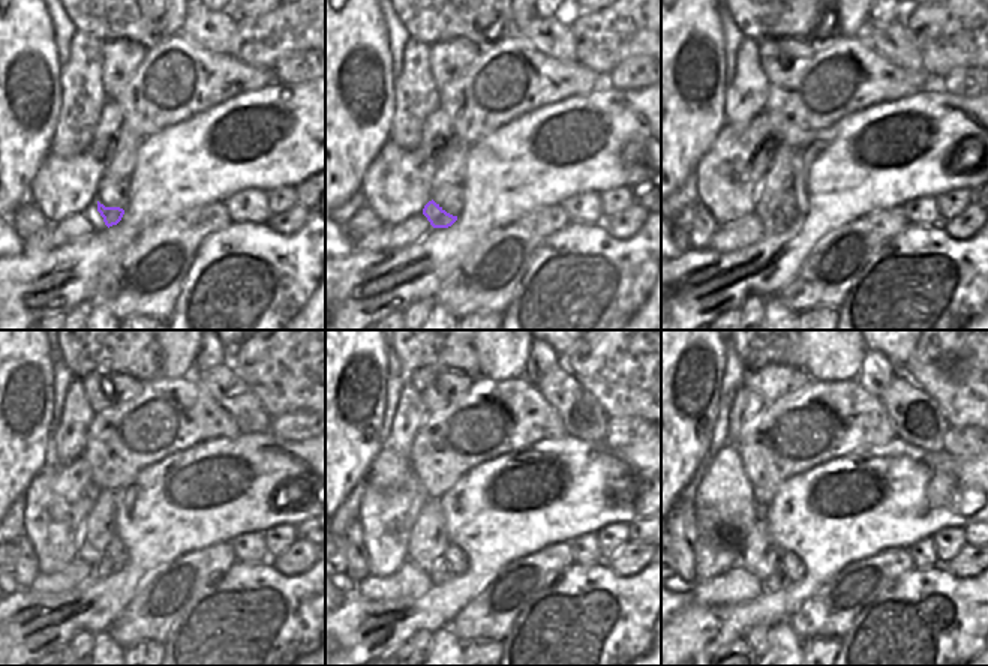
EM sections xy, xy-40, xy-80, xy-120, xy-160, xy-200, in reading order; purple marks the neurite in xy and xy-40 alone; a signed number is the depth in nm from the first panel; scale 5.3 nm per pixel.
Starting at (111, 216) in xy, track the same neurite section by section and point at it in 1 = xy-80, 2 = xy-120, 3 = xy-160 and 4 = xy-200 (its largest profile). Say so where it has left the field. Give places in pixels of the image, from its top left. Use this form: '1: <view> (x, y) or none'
1: xy-80 (775, 224)
2: xy-120 (104, 567)
3: xy-160 (441, 572)
4: xy-200 (775, 581)

